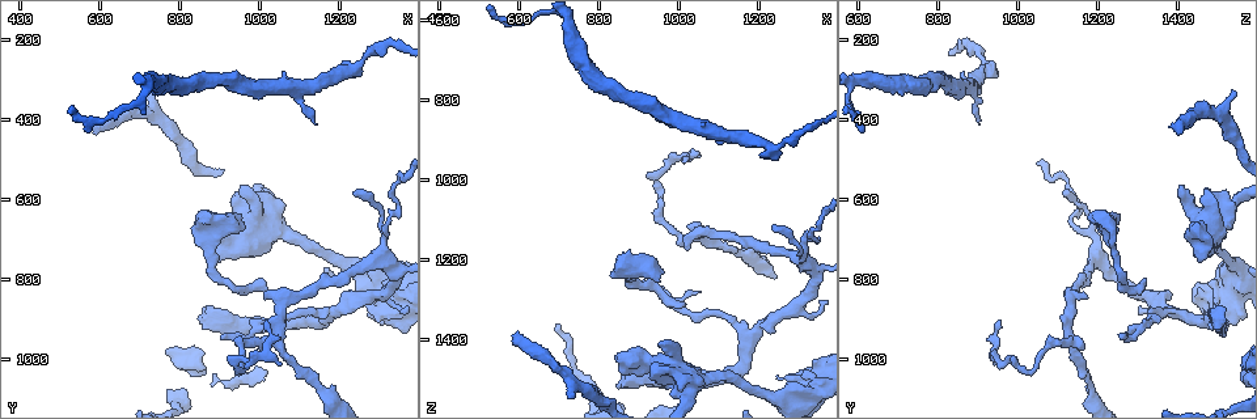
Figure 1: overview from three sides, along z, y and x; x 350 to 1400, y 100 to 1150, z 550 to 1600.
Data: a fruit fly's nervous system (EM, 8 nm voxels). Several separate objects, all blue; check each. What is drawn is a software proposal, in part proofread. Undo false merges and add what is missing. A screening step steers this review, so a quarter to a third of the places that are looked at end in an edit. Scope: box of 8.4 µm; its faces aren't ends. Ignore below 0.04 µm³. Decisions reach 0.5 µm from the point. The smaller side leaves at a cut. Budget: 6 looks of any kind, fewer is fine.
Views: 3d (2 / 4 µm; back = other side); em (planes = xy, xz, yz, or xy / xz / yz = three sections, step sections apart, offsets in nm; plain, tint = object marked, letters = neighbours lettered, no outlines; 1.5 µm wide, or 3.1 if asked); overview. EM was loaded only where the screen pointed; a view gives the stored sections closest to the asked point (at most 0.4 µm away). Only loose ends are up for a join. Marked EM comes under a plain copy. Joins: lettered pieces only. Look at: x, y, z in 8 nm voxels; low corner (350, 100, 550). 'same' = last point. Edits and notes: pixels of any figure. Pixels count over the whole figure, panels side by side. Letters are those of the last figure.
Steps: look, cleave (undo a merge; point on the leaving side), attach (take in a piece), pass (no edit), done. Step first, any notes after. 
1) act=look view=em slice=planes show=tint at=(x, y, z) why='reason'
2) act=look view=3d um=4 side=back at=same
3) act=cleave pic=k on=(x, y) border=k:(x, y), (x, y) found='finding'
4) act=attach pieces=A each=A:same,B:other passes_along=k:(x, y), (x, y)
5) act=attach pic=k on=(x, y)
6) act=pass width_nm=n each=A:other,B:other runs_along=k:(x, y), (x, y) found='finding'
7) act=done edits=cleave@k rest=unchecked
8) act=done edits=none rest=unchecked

act=look view=3d um=4 at=(1015, 665, 1500)

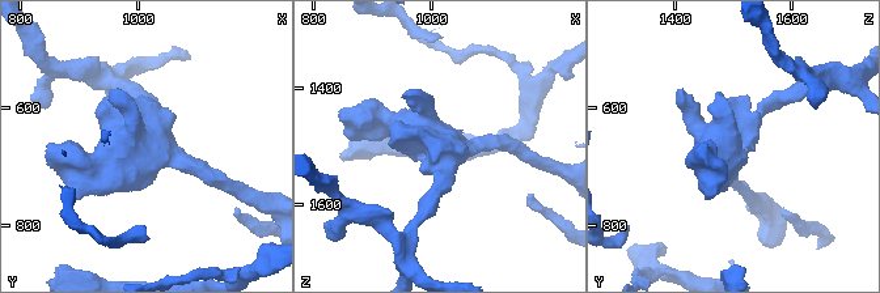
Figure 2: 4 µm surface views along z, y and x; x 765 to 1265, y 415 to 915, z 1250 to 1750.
act=look view=em slice=planes show=letters at=(1015, 660, 1495)

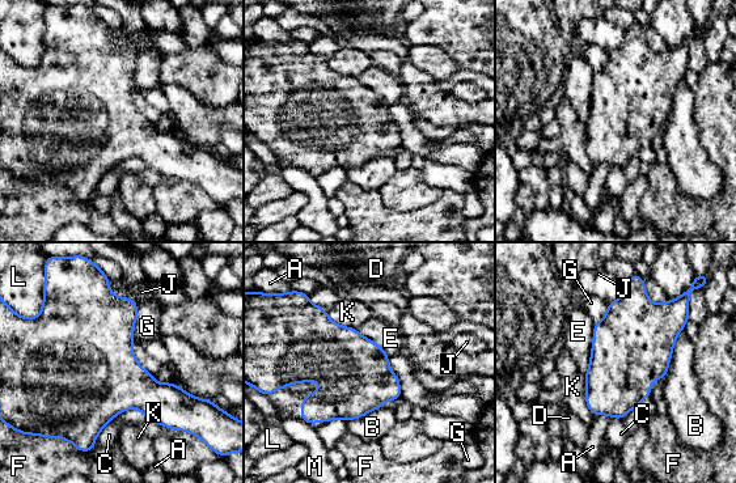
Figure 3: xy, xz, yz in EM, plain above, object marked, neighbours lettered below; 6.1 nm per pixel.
act=pass each=A:other,B:other,C:other,D:other,E:other,F:other,G:other,J:other,K:other,L:other,M:other border=3:(595, 323), (591, 361), (584, 373) found='all the same neuron'

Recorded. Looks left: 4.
act=look view=3d um=4 side=back at=(1135, 405, 905) why='free end'

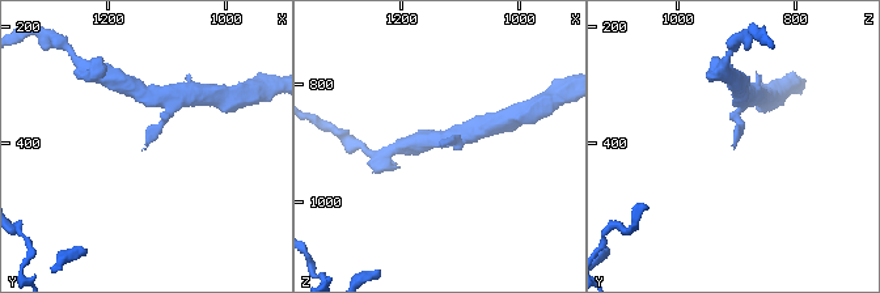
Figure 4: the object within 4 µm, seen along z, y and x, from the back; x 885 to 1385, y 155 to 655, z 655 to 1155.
act=look view=em slice=xy step=8 show=letters at=(1145, 405, 900) why='now the EM'

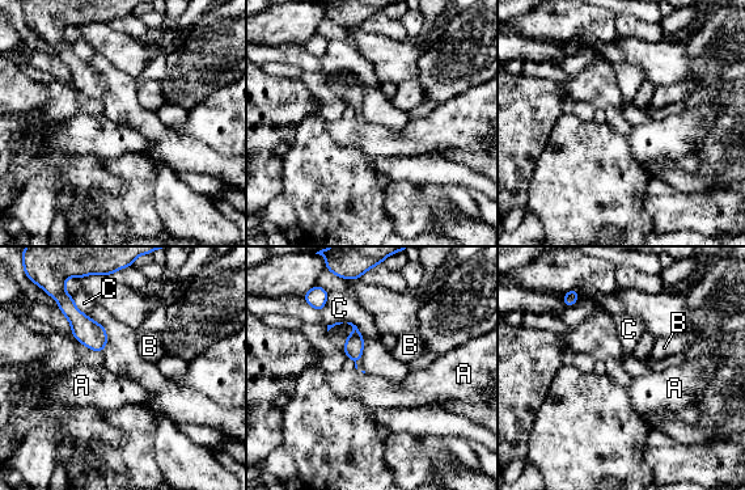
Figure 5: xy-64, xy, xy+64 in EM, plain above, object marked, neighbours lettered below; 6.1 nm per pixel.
act=look view=em slice=yz step=4 show=letters at=same why='cut it another way'

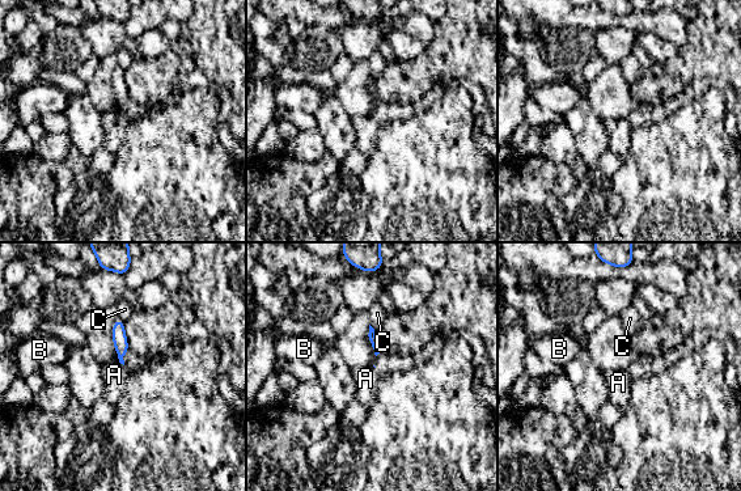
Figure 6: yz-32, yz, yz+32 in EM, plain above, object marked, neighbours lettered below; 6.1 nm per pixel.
act=pass each=A:other,B:other,C:other border=6:(118, 362), (123, 365) found='none of them fits'

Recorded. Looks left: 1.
act=done edits=none rest=unchecked

